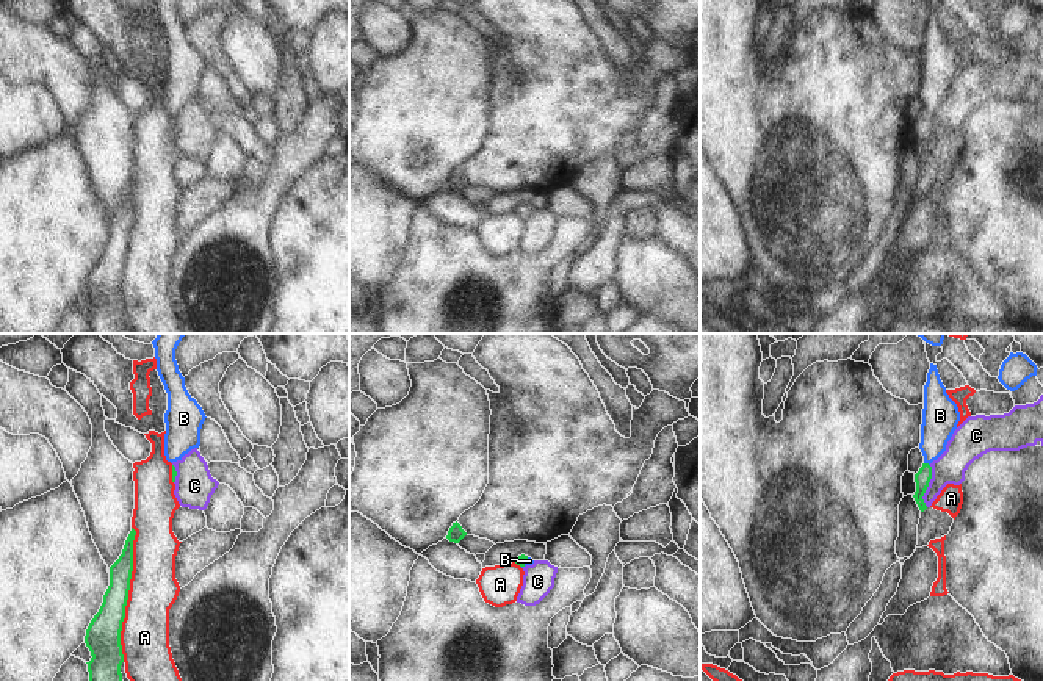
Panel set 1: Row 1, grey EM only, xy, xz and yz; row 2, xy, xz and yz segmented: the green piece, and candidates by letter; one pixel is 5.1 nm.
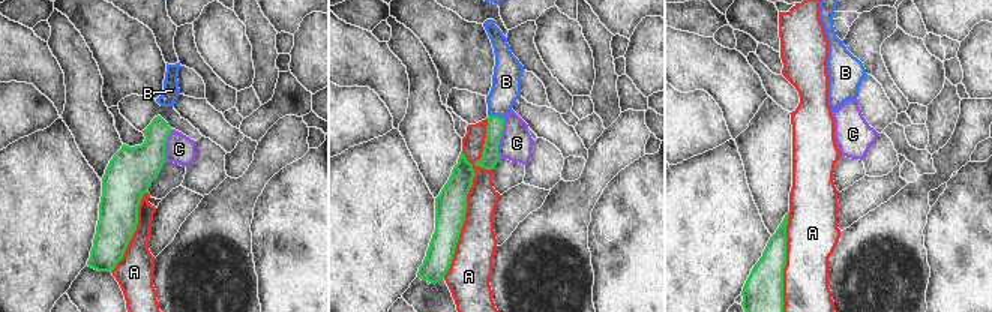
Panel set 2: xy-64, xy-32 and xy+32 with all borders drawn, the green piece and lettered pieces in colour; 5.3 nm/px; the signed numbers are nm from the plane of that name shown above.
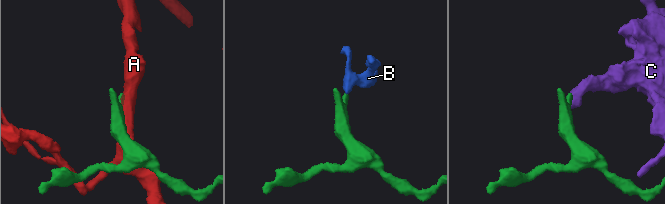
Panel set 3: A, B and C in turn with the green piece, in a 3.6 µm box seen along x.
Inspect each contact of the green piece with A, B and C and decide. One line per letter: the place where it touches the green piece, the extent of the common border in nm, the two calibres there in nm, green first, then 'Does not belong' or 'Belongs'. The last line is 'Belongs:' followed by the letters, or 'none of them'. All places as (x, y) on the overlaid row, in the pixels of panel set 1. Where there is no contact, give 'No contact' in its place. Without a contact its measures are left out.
A: Touches green at xy (127, 594). Shared border 700 nm. Thickness 180 nm (green) against 260 nm. Does not belong
B: Touches green at yz (927, 464). Shared border 40 nm. Thickness 80 nm (green) against 190 nm. Belongs
C: Touches green at yz (927, 486). Shared border 220 nm. Thickness 80 nm (green) against 160 nm. Does not belong
Belongs: B

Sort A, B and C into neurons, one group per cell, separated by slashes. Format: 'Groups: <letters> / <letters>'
Groups: A / B / C

